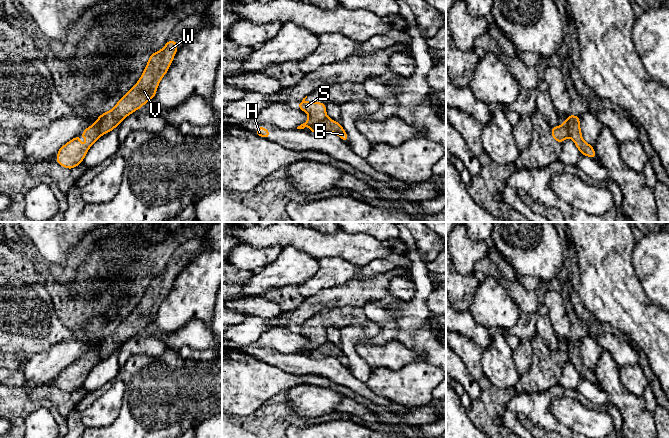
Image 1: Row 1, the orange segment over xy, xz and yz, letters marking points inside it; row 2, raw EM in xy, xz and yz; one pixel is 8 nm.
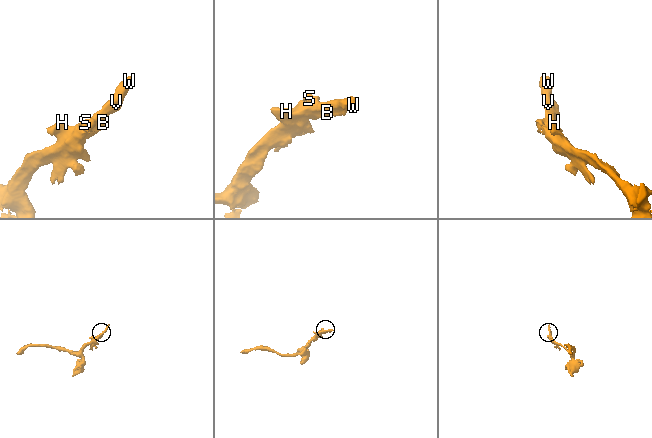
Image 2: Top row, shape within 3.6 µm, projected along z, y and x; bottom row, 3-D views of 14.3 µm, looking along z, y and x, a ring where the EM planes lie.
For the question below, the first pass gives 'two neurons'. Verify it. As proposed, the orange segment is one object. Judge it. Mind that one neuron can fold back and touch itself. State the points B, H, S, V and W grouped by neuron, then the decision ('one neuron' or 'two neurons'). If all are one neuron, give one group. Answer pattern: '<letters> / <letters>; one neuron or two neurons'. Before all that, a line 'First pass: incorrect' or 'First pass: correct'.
First pass: correct
B V W / H S; two neurons

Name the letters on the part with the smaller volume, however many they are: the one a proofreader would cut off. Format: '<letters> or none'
B, V, W

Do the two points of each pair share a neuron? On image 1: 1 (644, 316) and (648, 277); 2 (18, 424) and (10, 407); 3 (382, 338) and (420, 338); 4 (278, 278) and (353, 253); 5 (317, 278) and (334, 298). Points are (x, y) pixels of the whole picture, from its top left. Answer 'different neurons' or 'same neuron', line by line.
1: different neurons
2: different neurons
3: same neuron
4: different neurons
5: different neurons

